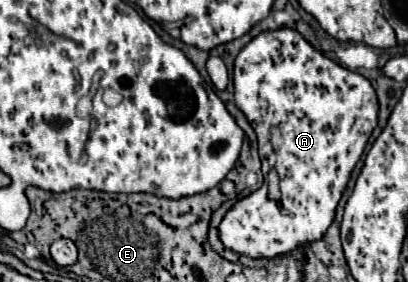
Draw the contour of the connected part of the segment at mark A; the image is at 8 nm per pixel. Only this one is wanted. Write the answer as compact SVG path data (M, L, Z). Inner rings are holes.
M287 27L263 31L239 51L233 65L233 85L235 105L245 113L247 121L257 133L265 181L257 191L239 199L225 213L219 223L219 239L227 249L253 259L273 259L289 255L319 241L333 223L335 209L347 187L351 171L361 159L365 145L373 129L377 127L377 93L363 75L327 59L323 53L313 49L297 31ZM271 169L279 173L279 201L269 197L267 175ZM281 209L287 209L289 213L281 215Z

